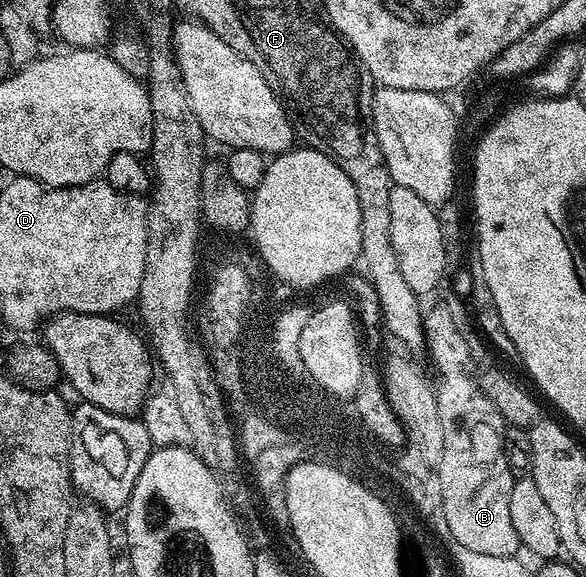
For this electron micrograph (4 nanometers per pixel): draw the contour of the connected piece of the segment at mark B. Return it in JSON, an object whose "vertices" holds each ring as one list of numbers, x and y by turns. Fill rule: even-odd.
{"vertices":[[459,372,459,418,457,434,453,434,453,446,443,446,443,460,439,460,436,476,444,482,446,514,453,533,465,545,486,554,514,557,522,549,518,533,511,524,511,488,515,473,509,467,510,456,504,446,506,422,500,410,481,389,476,377]]}

